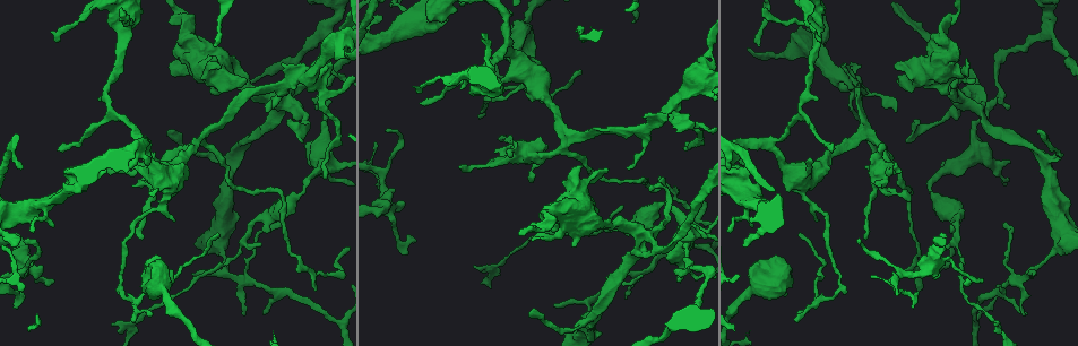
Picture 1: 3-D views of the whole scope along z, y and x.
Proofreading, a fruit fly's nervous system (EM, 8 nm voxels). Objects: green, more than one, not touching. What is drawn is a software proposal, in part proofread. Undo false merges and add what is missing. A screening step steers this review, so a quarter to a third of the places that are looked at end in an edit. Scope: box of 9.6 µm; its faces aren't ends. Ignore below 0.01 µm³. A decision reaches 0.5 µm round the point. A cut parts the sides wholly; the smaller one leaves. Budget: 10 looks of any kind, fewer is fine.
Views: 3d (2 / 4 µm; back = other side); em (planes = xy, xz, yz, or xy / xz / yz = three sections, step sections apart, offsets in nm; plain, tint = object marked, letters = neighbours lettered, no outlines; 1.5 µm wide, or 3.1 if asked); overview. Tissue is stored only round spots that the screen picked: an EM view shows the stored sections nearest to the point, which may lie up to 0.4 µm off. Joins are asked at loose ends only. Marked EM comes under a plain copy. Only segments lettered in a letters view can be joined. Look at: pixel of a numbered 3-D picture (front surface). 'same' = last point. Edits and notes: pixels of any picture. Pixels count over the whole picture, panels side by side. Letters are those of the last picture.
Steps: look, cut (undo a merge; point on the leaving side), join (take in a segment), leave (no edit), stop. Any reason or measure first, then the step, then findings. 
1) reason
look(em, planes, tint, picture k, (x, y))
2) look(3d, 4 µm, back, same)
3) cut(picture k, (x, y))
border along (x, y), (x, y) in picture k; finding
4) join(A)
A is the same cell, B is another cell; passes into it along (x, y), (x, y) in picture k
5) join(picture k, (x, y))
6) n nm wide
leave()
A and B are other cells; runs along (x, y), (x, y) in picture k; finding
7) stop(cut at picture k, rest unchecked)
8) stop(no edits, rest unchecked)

calibre changes
look(3d, 4 µm, picture 1, (666, 218))

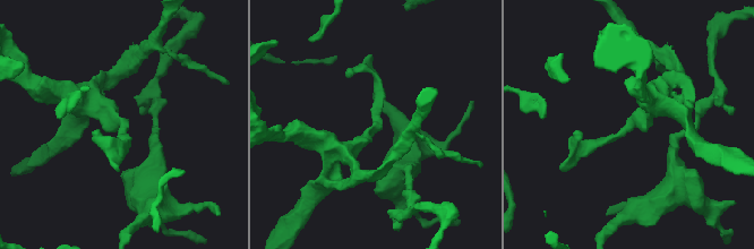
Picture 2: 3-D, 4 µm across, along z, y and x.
look(em, planes, letters, picture 2, (633, 125))

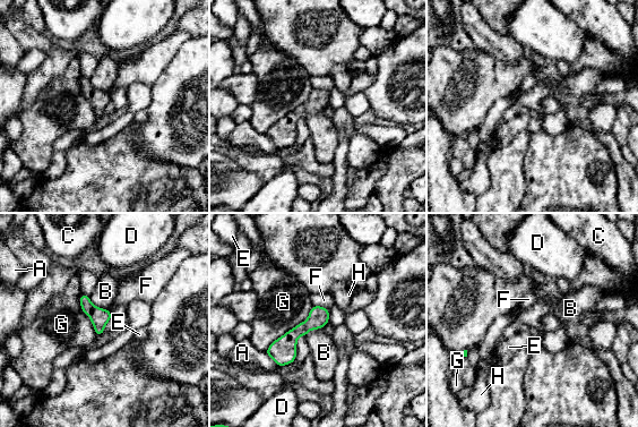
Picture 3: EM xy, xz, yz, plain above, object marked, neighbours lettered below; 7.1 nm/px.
leave()
A, B, C, D, E, F, G and H are other cells; border along (312, 305), (304, 321), (265, 350) in picture 3; all the same neuron

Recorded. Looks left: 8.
look(3d, 4 µm, picture 1, (1040, 132))

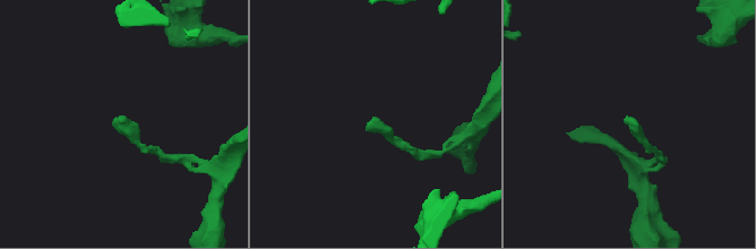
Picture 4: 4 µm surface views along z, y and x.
look(em, planes, letters, picture 4, (112, 123))

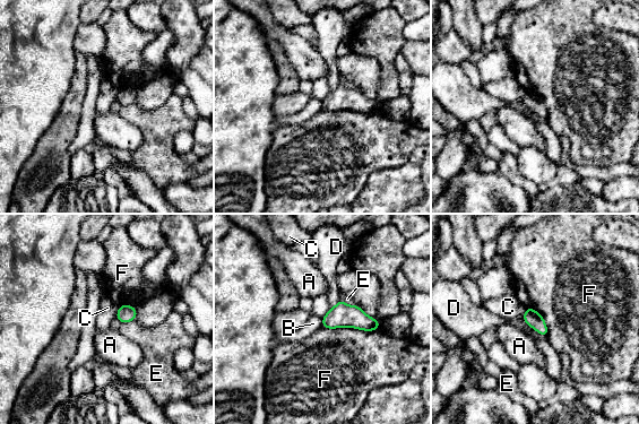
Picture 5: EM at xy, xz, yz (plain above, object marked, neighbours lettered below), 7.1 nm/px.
leave()
A, B, C, D, E and F are other cells; border along (321, 318), (322, 326) in picture 5; none of them fits

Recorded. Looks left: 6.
free end
look(em, planes, letters, picture 1, (15, 306))

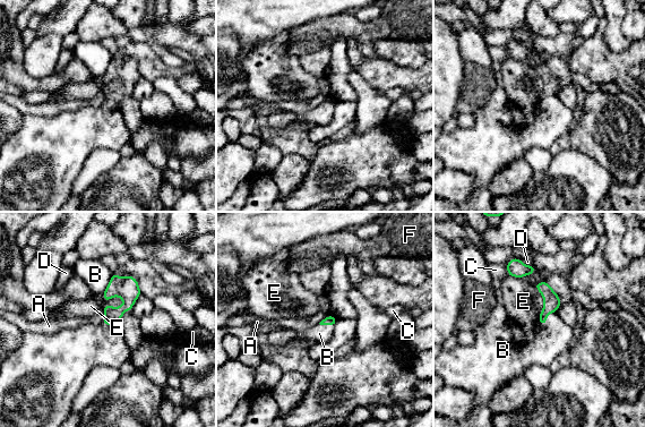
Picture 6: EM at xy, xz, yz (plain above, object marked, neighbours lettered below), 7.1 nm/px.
leave()
A, B, C, D, E and F are other cells; border along (103, 312), (102, 323) in picture 6; no lettered segment goes on from it

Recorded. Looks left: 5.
thin end
look(3d, 2 µm, back, picture 1, (243, 316))

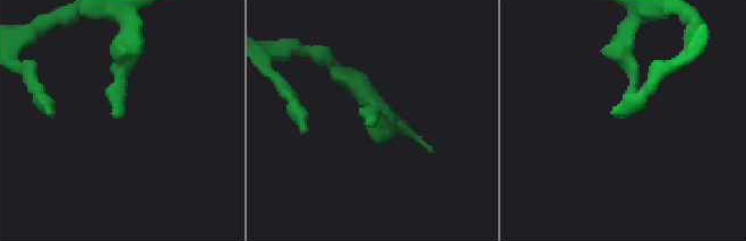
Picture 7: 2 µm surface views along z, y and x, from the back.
need the tissue
look(em, planes, letters, picture 7, (121, 115))

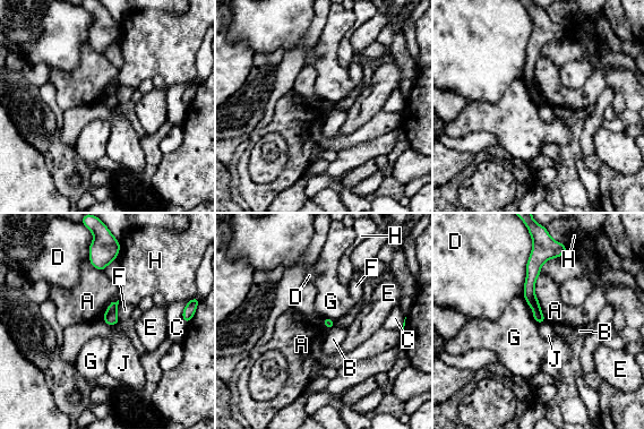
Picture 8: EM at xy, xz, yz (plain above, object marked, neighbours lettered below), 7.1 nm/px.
D touches over 380 nm
leave()
A, B, C, D, E, F, G, H and J are other cells; border along (322, 318), (326, 328) in picture 8; none of them fits

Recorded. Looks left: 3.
stop(no edits, rest unchecked)

